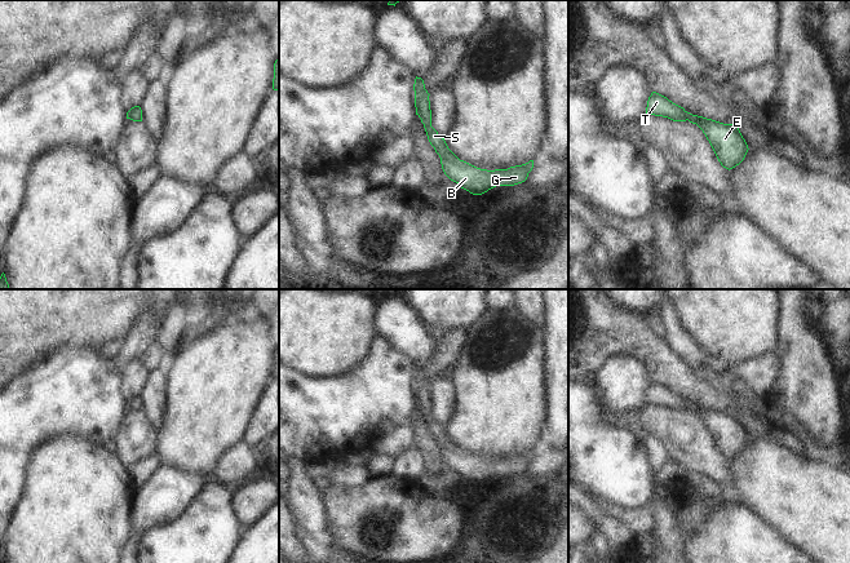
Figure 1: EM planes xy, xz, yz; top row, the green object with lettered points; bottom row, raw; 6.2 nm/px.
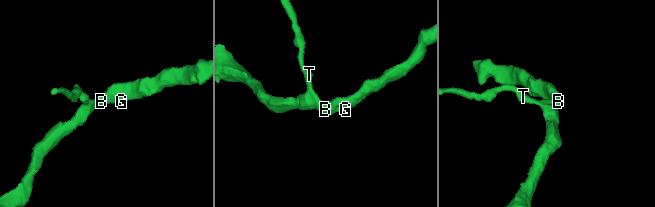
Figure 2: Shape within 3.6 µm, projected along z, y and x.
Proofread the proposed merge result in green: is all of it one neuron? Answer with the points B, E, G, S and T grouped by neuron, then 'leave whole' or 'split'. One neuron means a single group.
B E G S T | leave whole

